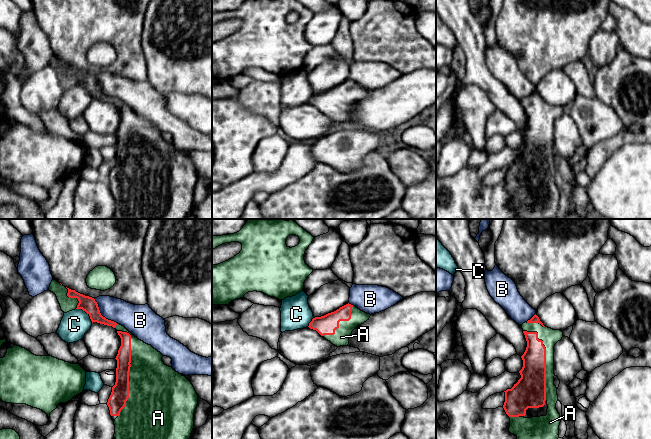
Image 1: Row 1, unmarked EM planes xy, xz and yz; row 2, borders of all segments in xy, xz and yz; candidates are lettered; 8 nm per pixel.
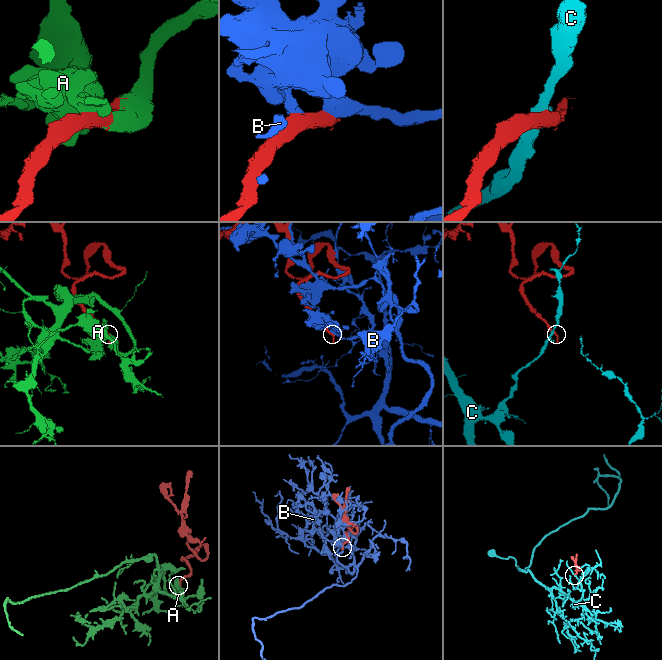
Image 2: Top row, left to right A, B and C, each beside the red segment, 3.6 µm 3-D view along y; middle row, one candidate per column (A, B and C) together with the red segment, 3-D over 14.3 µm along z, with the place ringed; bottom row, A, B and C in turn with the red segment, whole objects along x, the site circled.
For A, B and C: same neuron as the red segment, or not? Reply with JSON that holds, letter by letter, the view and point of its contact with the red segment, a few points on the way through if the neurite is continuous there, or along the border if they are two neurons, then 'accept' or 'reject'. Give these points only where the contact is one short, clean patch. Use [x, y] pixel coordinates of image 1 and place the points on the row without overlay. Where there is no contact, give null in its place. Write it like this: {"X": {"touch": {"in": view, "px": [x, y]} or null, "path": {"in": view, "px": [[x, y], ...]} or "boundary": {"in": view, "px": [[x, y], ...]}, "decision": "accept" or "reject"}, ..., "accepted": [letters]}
{"A": {"touch": {"in": "xy", "px": [129, 147]}, "decision": "accept"}, "B": {"touch": {"in": "xy", "px": [100, 90]}, "decision": "reject"}, "C": {"touch": {"in": "xy", "px": [86, 88]}, "boundary": {"in": "xy", "px": [[76, 84], [81, 84], [92, 98]]}, "decision": "reject"}, "accepted": ["A"]}

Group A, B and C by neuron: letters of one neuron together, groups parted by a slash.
A / B / C

